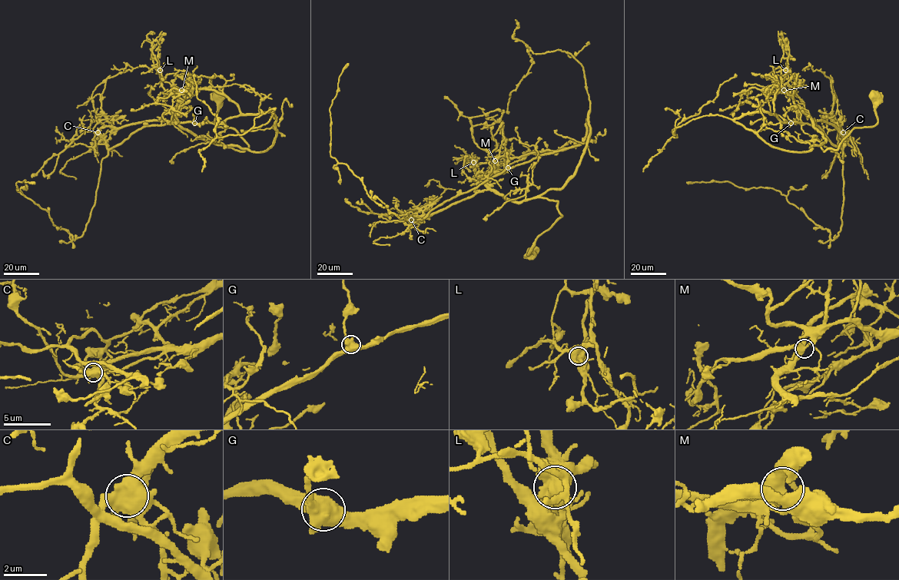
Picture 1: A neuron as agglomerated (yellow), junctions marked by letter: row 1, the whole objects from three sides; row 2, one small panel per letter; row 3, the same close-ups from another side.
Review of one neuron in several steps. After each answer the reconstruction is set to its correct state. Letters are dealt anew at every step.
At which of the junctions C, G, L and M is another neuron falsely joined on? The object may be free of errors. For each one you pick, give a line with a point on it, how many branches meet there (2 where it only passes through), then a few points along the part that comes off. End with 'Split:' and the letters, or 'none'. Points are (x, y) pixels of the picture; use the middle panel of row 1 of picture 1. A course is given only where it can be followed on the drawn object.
L: place (473, 162); branches 4; course (472, 162), (473, 159), (455, 145)
Split: L

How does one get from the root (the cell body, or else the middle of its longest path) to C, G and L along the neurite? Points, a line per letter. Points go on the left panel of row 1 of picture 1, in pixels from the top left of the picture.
C: (220, 95), (214, 123), (233, 128), (248, 146), (243, 151), (197, 138), (174, 121), (104, 126), (97, 132)
G: (220, 95), (214, 123), (233, 128), (248, 147), (239, 151), (212, 143), (219, 143), (224, 122), (194, 123)
L: (220, 95), (214, 123), (233, 128), (243, 151), (184, 130), (172, 112), (180, 91), (164, 89), (159, 70)

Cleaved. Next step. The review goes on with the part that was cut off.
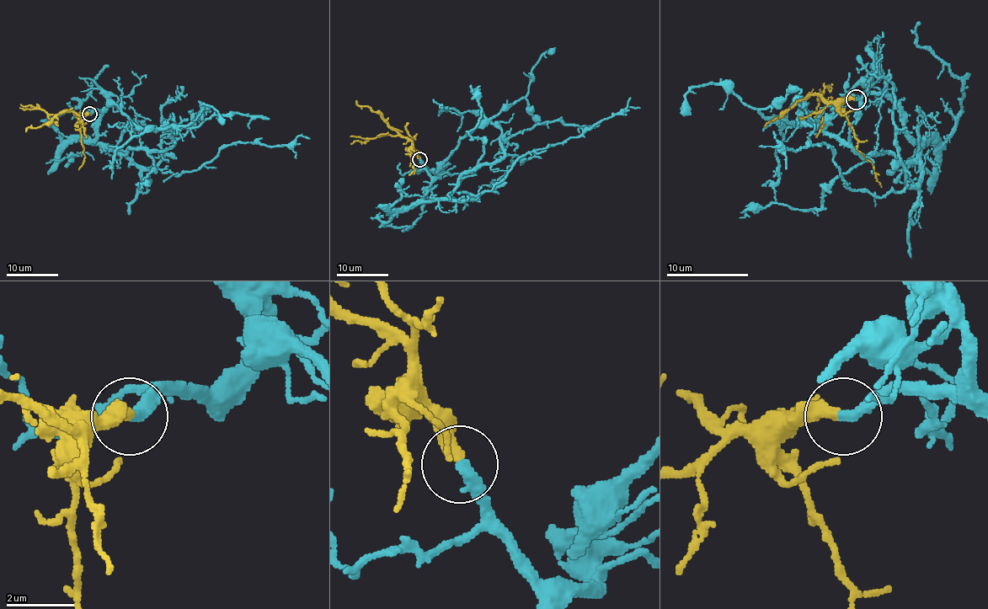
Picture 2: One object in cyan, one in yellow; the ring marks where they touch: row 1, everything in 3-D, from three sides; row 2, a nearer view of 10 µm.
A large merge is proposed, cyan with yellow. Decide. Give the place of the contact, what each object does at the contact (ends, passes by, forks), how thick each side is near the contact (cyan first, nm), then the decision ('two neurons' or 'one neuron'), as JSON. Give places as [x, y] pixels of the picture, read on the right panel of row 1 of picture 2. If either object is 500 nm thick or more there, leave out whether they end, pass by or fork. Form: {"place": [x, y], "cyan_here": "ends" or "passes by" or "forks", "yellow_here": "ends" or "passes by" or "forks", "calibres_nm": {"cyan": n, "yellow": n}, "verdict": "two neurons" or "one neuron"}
{"place": [856, 99], "cyan_here": "ends", "yellow_here": "ends", "calibres_nm": {"cyan": 360, "yellow": 400}, "verdict": "one neuron"}

